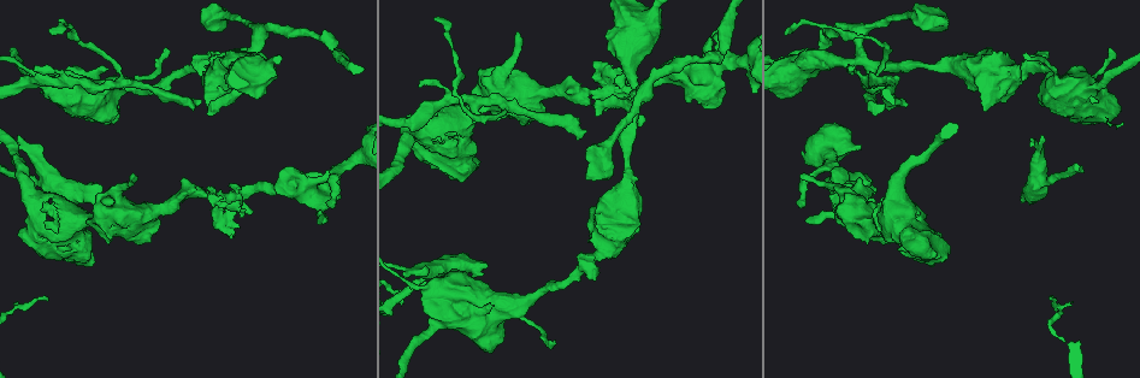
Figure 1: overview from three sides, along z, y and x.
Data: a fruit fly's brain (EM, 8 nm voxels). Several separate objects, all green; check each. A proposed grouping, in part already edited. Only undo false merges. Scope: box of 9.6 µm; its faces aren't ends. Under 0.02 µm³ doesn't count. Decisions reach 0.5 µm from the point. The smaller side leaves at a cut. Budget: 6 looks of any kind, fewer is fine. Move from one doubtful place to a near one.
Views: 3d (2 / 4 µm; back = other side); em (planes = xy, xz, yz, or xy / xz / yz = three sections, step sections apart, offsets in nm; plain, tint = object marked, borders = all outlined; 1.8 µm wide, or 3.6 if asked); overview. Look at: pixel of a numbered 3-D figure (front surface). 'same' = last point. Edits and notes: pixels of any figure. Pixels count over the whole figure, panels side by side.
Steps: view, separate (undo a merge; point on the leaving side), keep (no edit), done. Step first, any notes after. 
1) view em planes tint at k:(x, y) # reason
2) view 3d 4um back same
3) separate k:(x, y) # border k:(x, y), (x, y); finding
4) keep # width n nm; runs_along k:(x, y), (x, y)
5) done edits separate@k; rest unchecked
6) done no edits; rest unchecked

view em planes tint at 1:(860, 57) # abrupt turn

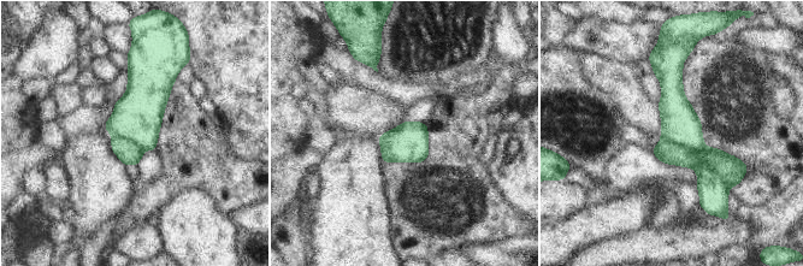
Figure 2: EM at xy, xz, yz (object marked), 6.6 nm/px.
separate 2:(679, 123) # width 260 nm; border 2:(662, 137), (694, 148), (703, 146); a second neuron is stuck on

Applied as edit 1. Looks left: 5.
view 3d 2um at 1:(467, 116)

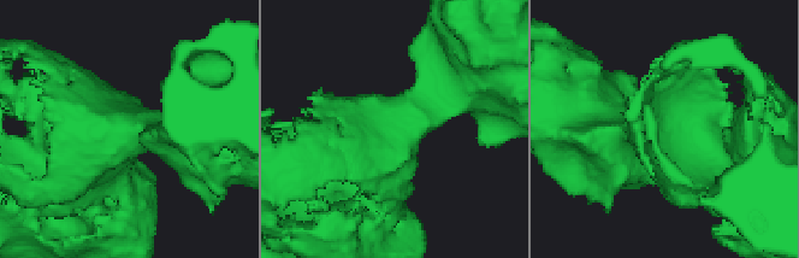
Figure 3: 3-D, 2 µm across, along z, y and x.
view em planes tint at 3:(131, 128)

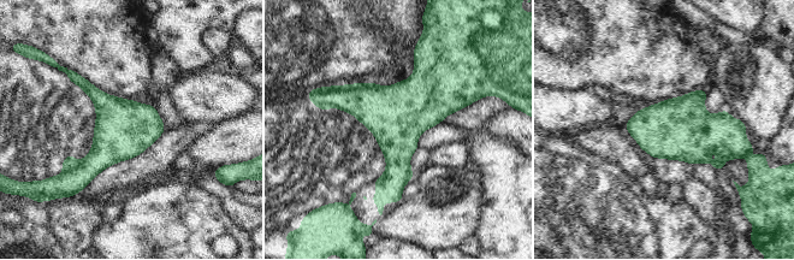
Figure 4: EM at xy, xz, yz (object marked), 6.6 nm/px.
keep # width 380 nm; continuous, no second neuron

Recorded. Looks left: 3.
view em xy step 8 tint at 1:(617, 91)

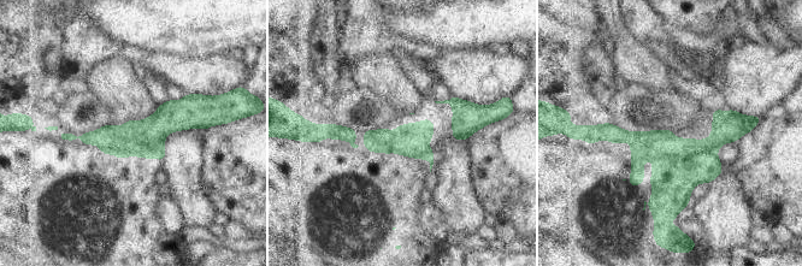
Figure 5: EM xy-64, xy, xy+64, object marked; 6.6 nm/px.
keep # runs_along 5:(743, 122), (707, 148), (600, 132); all the same neuron

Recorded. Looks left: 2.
done edits separate@2; rest unchecked

